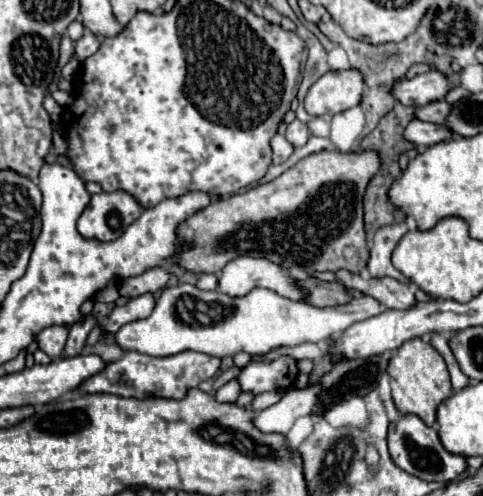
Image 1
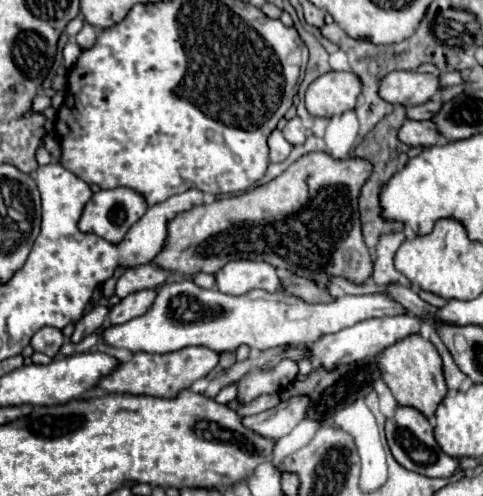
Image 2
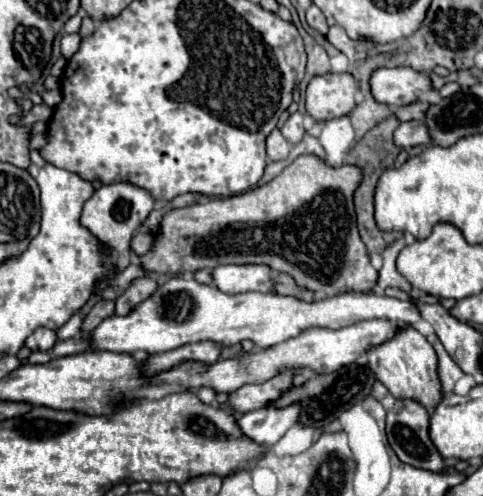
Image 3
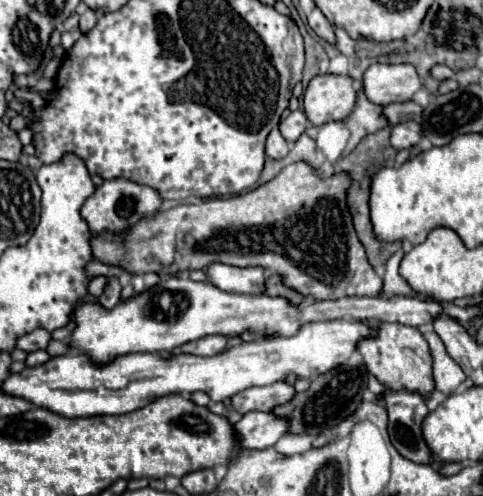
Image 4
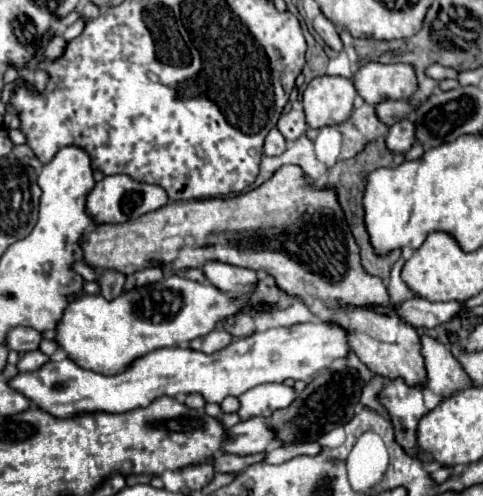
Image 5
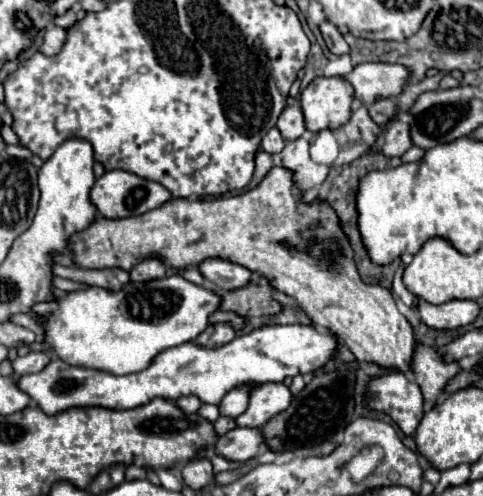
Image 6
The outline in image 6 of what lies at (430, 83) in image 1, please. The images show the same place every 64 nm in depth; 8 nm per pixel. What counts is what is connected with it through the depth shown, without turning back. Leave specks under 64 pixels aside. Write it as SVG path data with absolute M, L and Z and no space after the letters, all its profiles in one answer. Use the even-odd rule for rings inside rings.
M366 62L358 64L344 78L354 86L354 96L360 98L366 106L370 106L380 98L400 96L406 88L408 76L410 72L402 64Z

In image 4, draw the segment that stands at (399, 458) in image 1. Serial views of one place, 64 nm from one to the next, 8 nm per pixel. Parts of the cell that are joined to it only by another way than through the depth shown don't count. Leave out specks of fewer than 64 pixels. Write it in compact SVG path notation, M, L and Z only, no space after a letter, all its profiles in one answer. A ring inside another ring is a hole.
M406 390L386 392L388 410L388 434L392 446L408 460L416 464L432 464L434 456L428 448L422 422L428 414L426 402L420 394L410 394Z

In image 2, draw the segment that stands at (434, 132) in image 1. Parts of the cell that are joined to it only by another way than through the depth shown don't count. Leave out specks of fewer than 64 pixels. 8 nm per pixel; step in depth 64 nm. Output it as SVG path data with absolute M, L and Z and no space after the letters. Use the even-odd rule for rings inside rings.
M406 120L398 132L398 138L408 146L434 146L442 138L436 124Z

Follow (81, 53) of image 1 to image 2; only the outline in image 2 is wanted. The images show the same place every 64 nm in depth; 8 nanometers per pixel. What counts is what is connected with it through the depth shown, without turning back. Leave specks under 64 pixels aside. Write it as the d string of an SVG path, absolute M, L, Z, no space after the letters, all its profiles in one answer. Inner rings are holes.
M86 24L74 40L76 40L76 44L78 44L82 50L88 50L88 48L92 48L92 46L94 46L96 38L98 38L98 30L96 30L96 28L92 28L90 24Z

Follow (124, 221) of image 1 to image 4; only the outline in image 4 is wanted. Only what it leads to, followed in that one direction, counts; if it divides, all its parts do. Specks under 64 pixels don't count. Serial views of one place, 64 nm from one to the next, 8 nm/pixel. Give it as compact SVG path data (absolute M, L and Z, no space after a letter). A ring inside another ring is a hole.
M116 178L116 180L106 180L84 202L82 218L88 222L90 232L96 236L100 232L116 232L116 234L126 236L130 232L130 228L136 226L146 216L146 212L148 212L148 216L152 216L160 204L162 204L162 200L156 190L136 184L136 182L130 182L130 180L124 180L124 178Z

